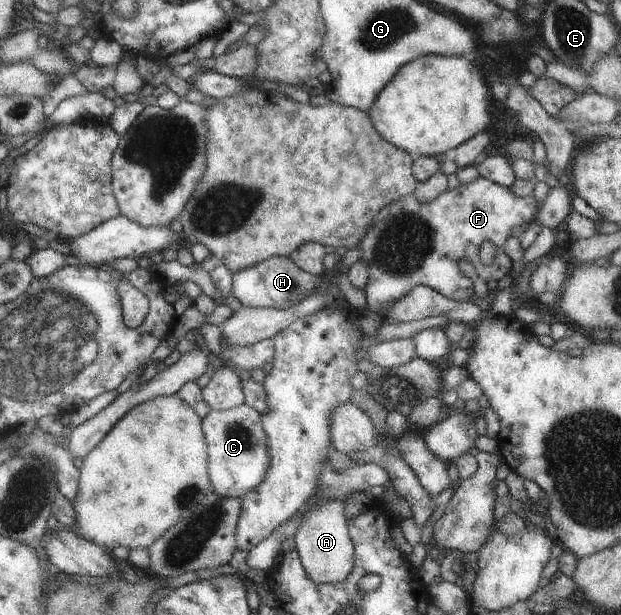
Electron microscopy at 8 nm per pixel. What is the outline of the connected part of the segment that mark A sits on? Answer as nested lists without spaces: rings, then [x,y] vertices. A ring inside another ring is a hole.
[[[344,501],[325,502],[315,506],[301,522],[294,543],[297,554],[300,556],[307,578],[313,584],[337,583],[345,580],[353,566],[355,566],[355,553],[353,542],[348,531],[348,519],[344,512]]]

